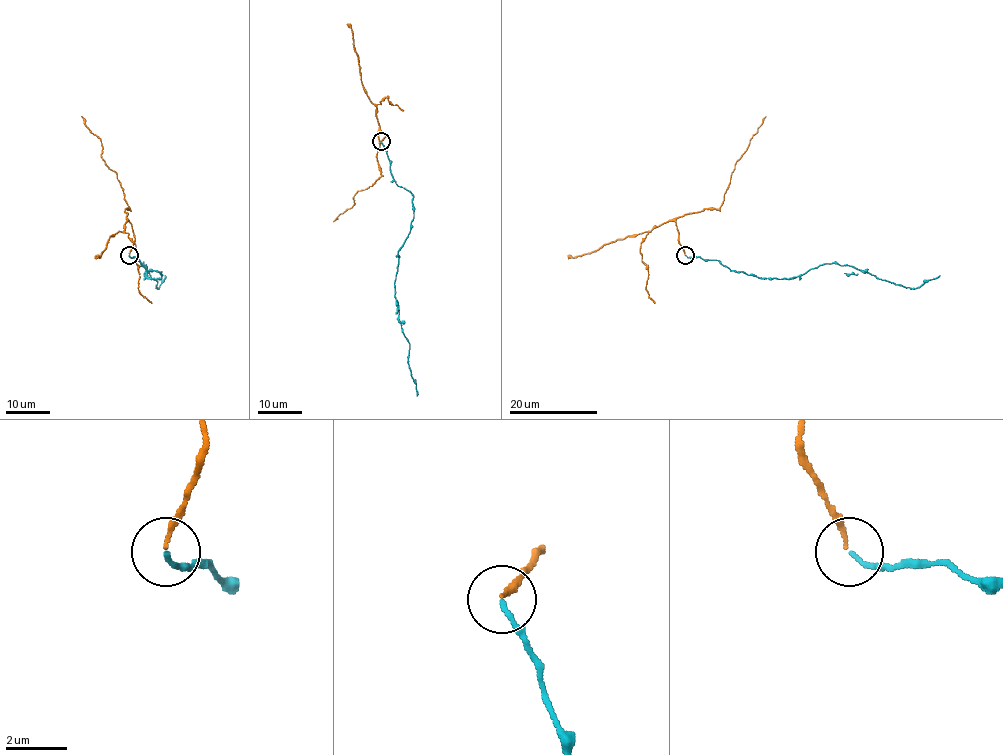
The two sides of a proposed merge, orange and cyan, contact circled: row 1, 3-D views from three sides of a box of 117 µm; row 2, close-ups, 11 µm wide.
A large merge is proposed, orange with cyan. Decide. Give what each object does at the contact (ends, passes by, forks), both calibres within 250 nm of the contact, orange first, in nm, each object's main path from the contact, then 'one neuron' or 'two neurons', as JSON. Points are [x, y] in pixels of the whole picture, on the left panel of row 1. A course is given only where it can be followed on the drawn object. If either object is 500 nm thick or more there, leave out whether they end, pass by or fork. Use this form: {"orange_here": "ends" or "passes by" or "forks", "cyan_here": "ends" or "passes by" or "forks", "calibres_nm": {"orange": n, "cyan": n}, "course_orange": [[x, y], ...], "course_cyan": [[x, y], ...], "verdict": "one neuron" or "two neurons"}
{"orange_here": "ends", "cyan_here": "ends", "calibres_nm": {"orange": 140, "cyan": 140}, "course_orange": [[128, 254], [134, 239], [124, 211], [128, 208], [124, 192], [117, 175], [101, 155], [102, 143], [81, 116]], "course_cyan": [[128, 255], [146, 270], [161, 272], [162, 277], [149, 279], [143, 263], [157, 282], [157, 289], [165, 275]], "verdict": "one neuron"}

